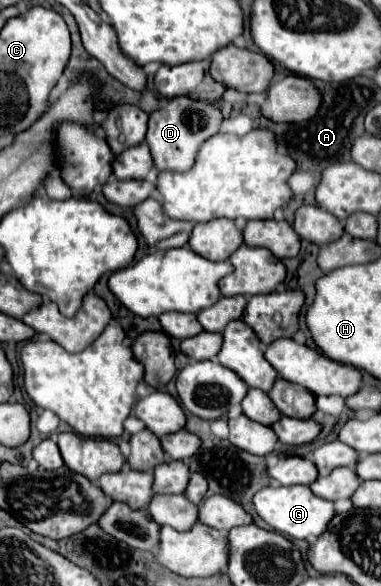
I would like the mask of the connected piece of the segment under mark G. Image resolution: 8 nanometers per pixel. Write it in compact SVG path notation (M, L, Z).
M304 485L264 487L260 489L260 493L256 493L254 507L256 507L256 513L280 535L292 537L292 539L308 539L308 541L314 541L316 537L320 537L328 529L328 523L332 521L332 517L336 515L332 501L316 497L310 491L310 487L304 487Z

